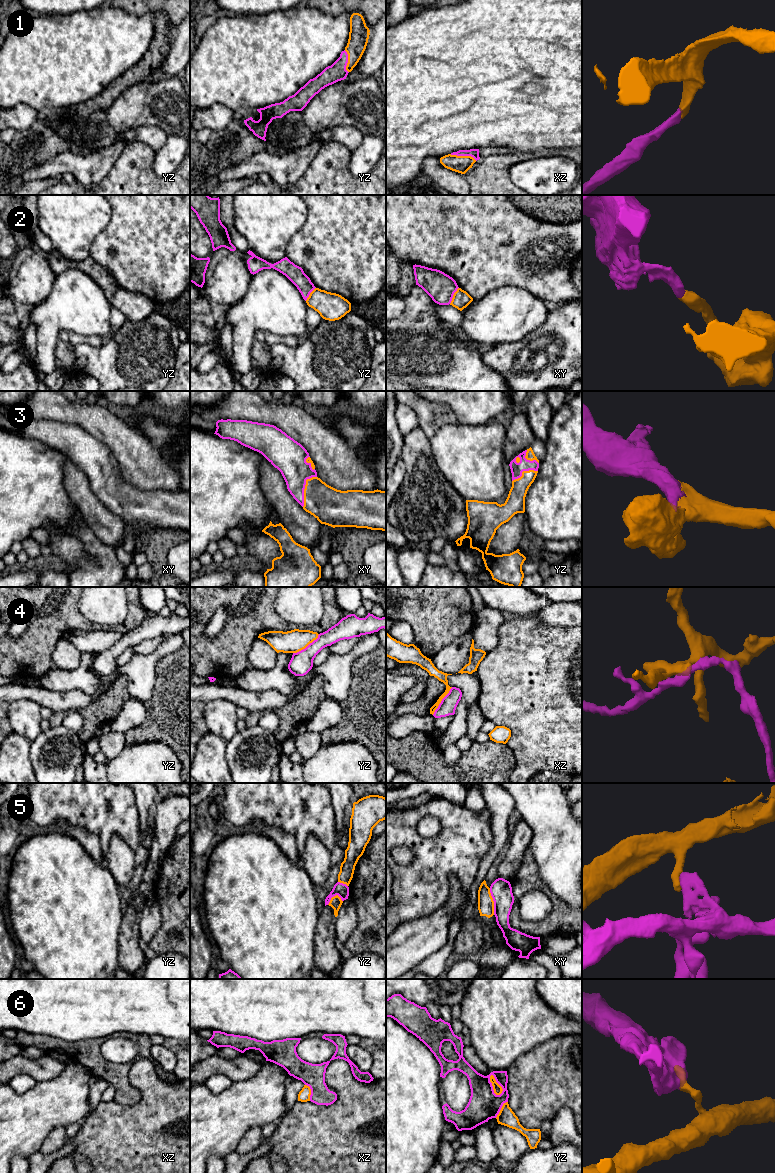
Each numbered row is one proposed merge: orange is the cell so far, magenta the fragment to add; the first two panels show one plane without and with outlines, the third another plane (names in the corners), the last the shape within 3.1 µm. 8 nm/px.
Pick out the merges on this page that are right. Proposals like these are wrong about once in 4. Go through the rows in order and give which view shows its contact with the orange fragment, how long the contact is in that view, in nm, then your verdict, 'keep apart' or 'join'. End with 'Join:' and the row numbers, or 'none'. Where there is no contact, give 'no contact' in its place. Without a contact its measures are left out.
1: meets orange in xz; contact 220 nm long; join
2: meets orange in xy; contact 150 nm long; keep apart
3: meets orange in xy; contact 280 nm long; join
4: meets orange in yz; contact 260 nm long; keep apart
5: meets orange in xy; contact 220 nm long; keep apart
6: meets orange in yz; contact 190 nm long; keep apart
Join: 1, 3

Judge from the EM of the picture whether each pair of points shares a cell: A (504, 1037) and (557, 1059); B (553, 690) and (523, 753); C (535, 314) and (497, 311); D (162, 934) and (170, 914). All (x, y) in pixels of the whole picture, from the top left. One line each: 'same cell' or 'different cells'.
A: different cells
B: same cell
C: same cell
D: same cell

